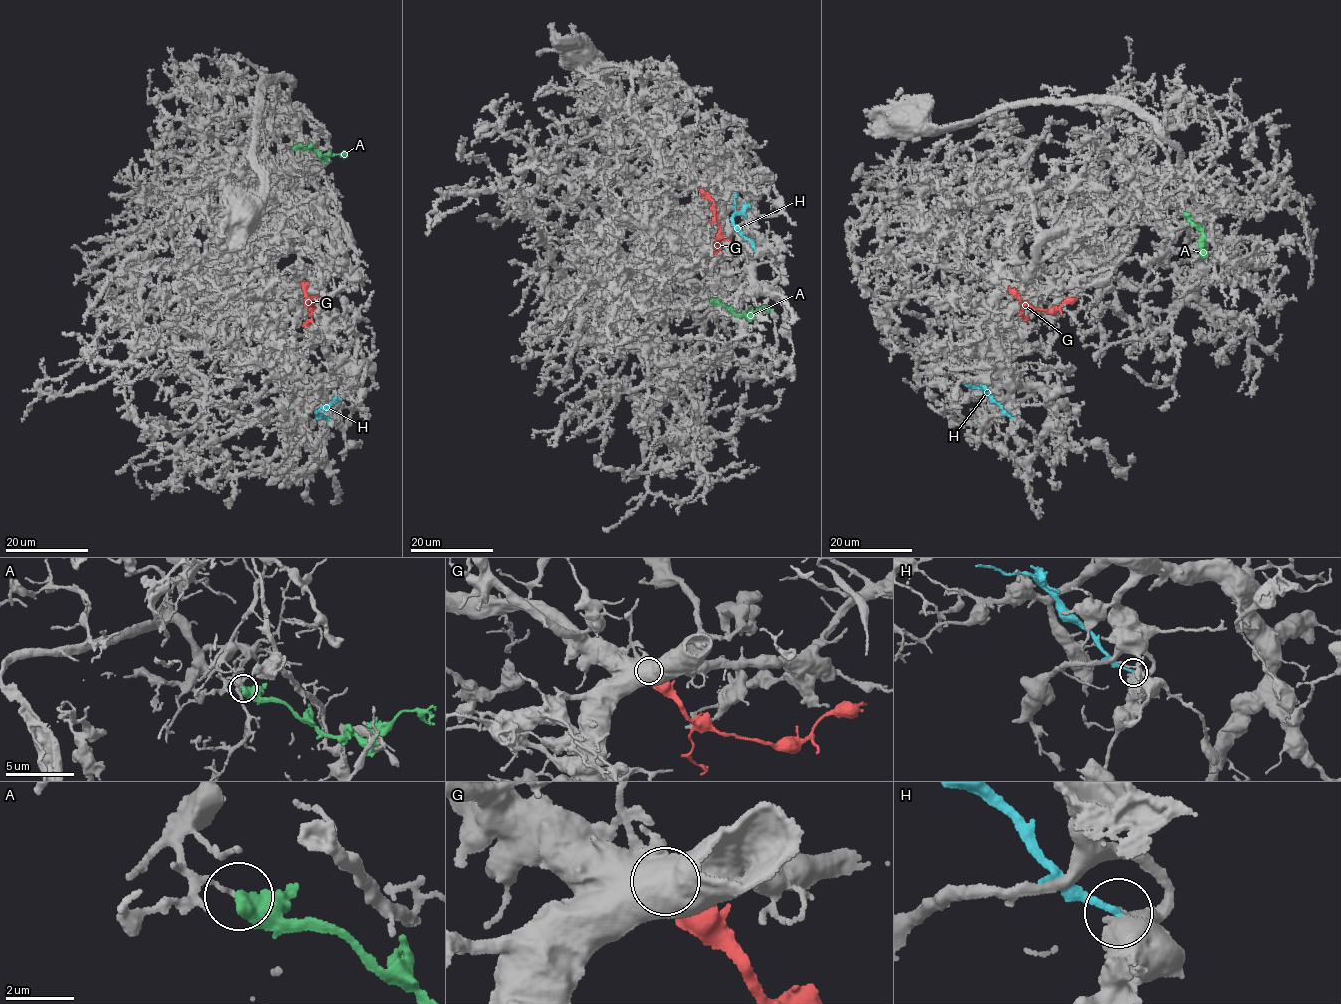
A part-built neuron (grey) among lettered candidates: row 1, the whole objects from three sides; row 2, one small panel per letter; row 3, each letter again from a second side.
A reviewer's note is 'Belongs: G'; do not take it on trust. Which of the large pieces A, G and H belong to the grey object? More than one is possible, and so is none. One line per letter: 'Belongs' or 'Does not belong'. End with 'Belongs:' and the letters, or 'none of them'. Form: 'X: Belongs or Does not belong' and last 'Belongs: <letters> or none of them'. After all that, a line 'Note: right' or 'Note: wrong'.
A: Does not belong
G: Does not belong
H: Does not belong
Belongs: none of them
Note: wrong

